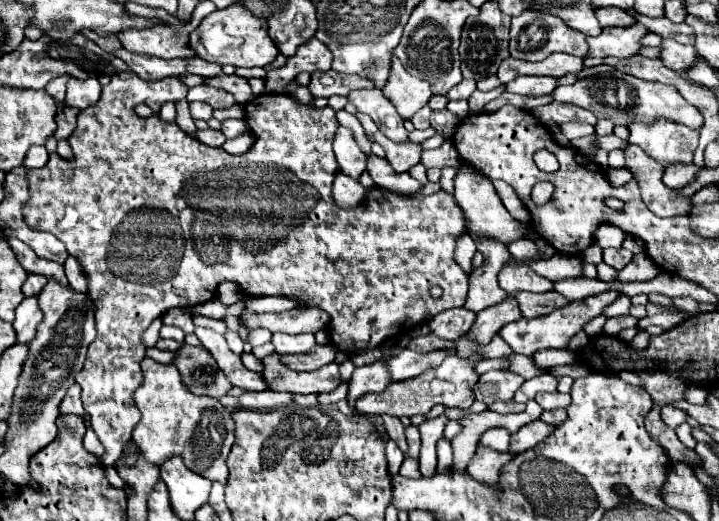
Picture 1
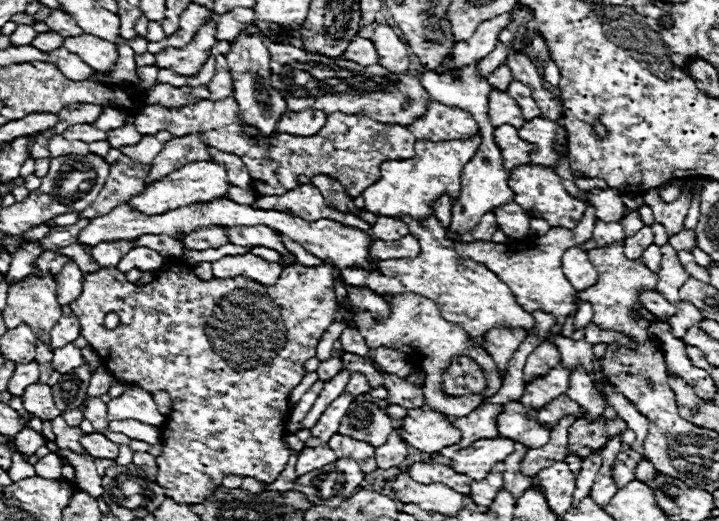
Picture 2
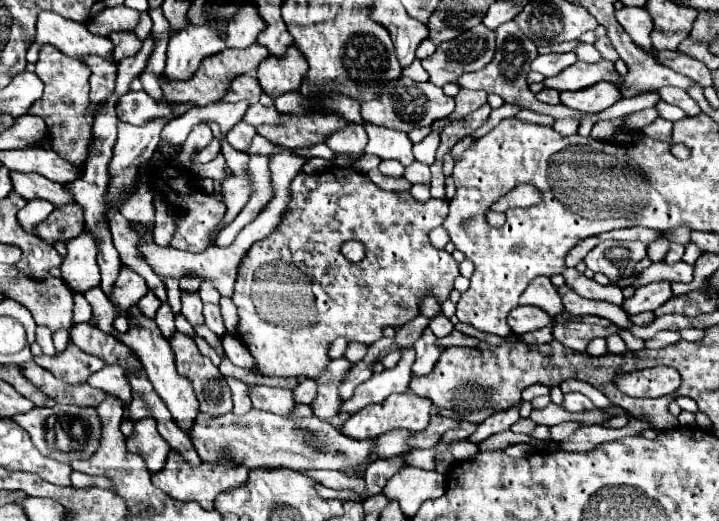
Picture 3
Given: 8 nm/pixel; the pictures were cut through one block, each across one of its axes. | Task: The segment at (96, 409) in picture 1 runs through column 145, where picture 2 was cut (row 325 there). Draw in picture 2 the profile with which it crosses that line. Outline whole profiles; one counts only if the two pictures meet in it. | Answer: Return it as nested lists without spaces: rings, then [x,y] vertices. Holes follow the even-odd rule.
[[[328,260],[310,268],[286,266],[272,288],[244,276],[212,278],[204,282],[194,276],[188,264],[176,262],[166,262],[158,270],[156,280],[146,286],[130,284],[118,268],[102,268],[84,274],[82,296],[70,304],[80,322],[80,336],[88,340],[102,358],[102,364],[118,380],[136,384],[148,392],[166,390],[172,398],[172,412],[162,428],[164,450],[156,458],[156,482],[164,488],[168,498],[178,500],[178,504],[202,502],[228,474],[256,476],[268,484],[278,478],[290,458],[290,450],[282,442],[288,396],[292,388],[302,382],[302,366],[308,358],[316,356],[316,346],[326,328],[334,322],[356,326],[354,312],[360,310],[368,310],[374,320],[386,320],[386,316],[390,316],[390,304],[368,288],[346,286],[348,302],[338,308],[334,292],[334,282],[338,278],[340,270]],[[108,312],[120,316],[120,324],[114,330],[106,330],[102,324]]]

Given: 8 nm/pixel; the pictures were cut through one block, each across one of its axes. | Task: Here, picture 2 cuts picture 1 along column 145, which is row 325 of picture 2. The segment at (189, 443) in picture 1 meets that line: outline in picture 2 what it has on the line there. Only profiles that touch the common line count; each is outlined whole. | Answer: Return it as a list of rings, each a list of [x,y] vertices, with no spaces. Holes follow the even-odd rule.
[[[418,294],[384,296],[384,298],[392,304],[390,318],[386,322],[382,322],[382,324],[376,324],[368,312],[360,312],[360,314],[356,314],[358,328],[360,328],[364,340],[366,340],[366,344],[370,348],[380,348],[380,346],[396,348],[396,350],[402,350],[404,354],[408,354],[410,360],[422,362],[422,370],[426,372],[426,380],[422,384],[422,390],[424,390],[424,396],[426,396],[426,402],[430,404],[430,408],[434,408],[438,412],[444,412],[448,416],[454,416],[454,418],[462,418],[462,416],[468,416],[472,410],[476,410],[484,398],[488,398],[488,396],[492,396],[492,394],[496,394],[500,390],[502,380],[498,376],[498,368],[496,368],[494,360],[490,358],[490,354],[484,348],[468,346],[468,342],[466,342],[468,334],[458,324],[446,322],[440,316],[440,310],[432,300],[428,300],[424,296],[418,296]],[[462,354],[476,360],[482,366],[482,370],[486,372],[486,376],[488,376],[488,388],[486,388],[486,392],[482,396],[450,398],[450,396],[444,396],[442,390],[440,390],[444,368],[450,364],[452,356],[462,356]]]

